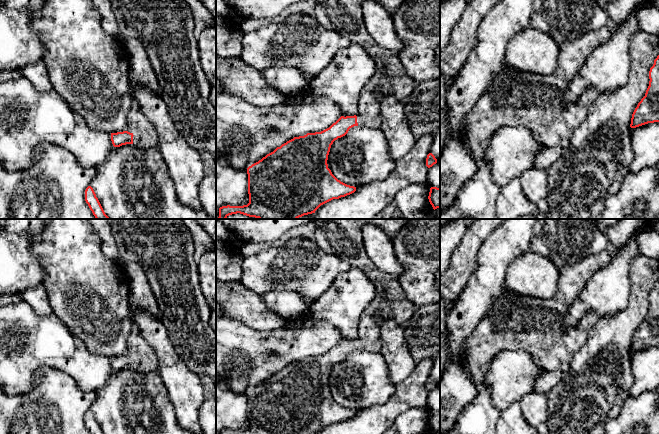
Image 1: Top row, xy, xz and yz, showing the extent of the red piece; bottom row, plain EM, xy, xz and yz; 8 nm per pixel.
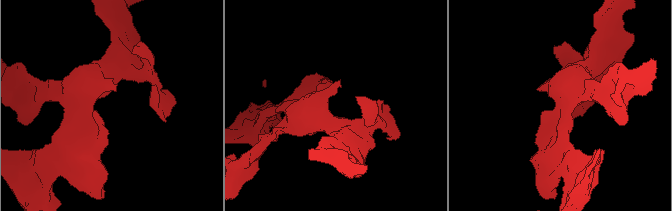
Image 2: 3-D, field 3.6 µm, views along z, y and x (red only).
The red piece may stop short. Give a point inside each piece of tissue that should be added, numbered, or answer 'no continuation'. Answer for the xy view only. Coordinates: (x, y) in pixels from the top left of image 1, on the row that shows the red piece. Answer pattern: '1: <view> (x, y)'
1: xy (145, 136)

